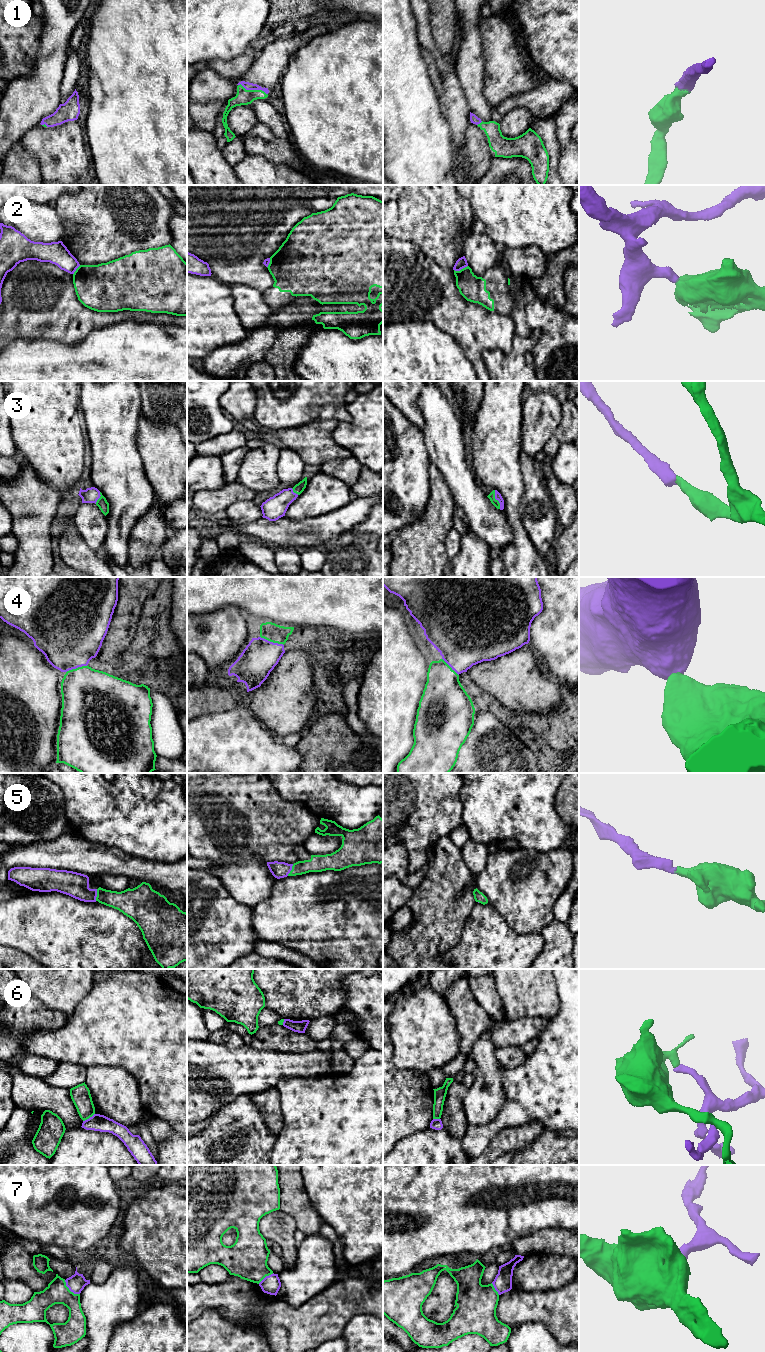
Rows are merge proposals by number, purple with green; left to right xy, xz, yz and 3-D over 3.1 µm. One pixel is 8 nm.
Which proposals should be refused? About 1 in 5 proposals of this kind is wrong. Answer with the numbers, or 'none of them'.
2, 6, 7

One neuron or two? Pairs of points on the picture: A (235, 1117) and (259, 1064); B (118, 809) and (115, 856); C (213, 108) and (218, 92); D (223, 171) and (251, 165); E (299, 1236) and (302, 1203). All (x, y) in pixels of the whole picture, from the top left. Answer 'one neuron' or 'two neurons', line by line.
A: two neurons
B: two neurons
C: two neurons
D: two neurons
E: two neurons

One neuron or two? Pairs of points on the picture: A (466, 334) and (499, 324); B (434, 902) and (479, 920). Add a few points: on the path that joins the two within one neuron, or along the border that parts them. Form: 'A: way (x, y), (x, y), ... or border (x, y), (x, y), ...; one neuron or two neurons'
A: way (474, 330), (491, 330); one neuron
B: border (475, 901), (465, 921), (460, 937); two neurons

